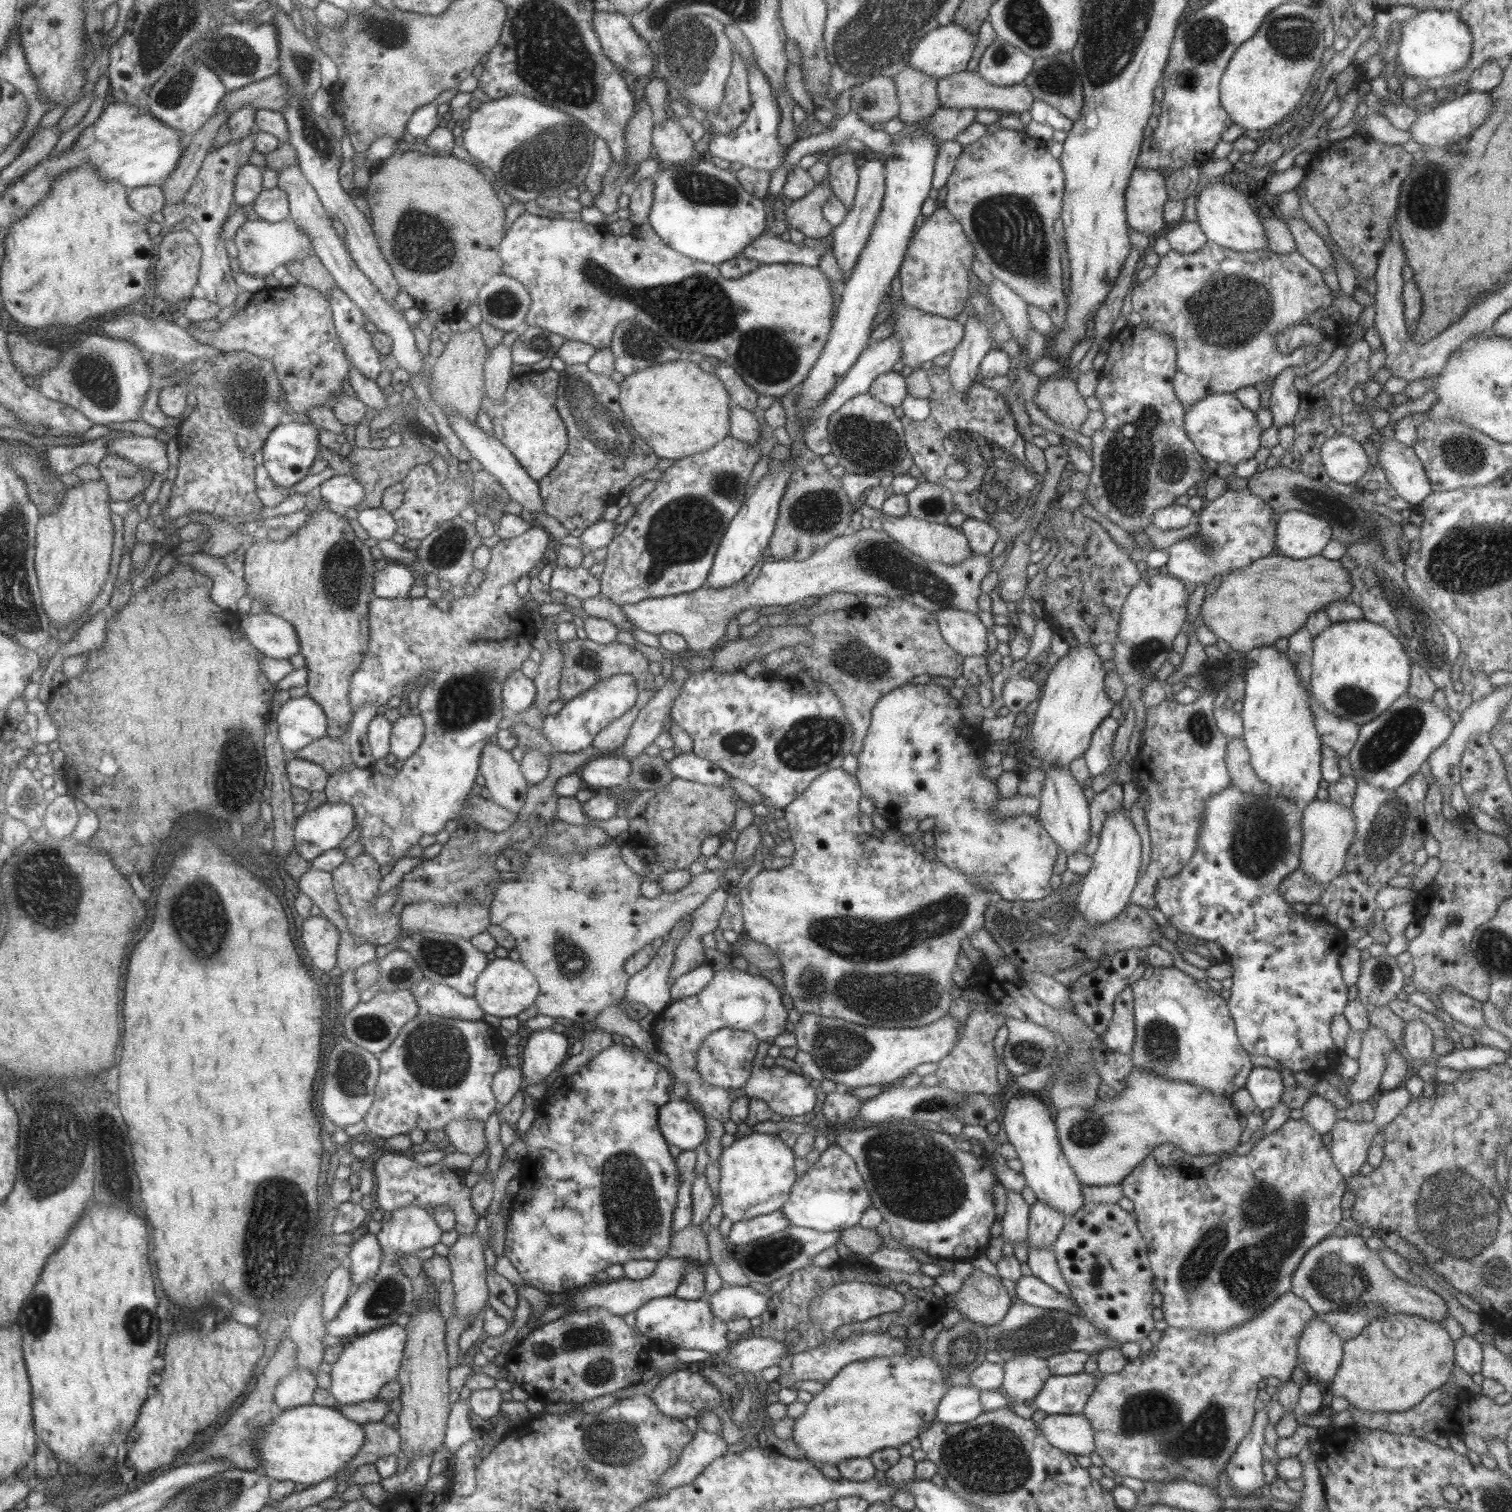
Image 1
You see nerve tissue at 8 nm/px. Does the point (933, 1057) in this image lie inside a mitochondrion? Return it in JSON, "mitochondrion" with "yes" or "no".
{"mitochondrion":"no"}

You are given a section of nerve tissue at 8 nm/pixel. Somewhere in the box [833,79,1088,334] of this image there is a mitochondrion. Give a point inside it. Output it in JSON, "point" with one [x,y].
{"point":[1011,230]}

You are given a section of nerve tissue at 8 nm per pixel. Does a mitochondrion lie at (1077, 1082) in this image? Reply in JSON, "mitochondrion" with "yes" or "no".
{"mitochondrion":"yes"}

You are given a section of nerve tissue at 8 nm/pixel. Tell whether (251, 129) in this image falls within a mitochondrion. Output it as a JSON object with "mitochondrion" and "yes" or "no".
{"mitochondrion":"no"}

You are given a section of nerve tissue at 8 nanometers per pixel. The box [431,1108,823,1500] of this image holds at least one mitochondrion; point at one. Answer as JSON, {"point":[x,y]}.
{"point":[632,1215]}

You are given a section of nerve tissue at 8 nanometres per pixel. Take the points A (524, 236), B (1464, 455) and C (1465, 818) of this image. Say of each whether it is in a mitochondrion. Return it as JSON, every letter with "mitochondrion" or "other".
{"A":"other","B":"mitochondrion","C":"other"}

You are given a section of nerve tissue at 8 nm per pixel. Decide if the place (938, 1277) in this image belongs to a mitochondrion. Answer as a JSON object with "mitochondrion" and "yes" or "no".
{"mitochondrion":"no"}

